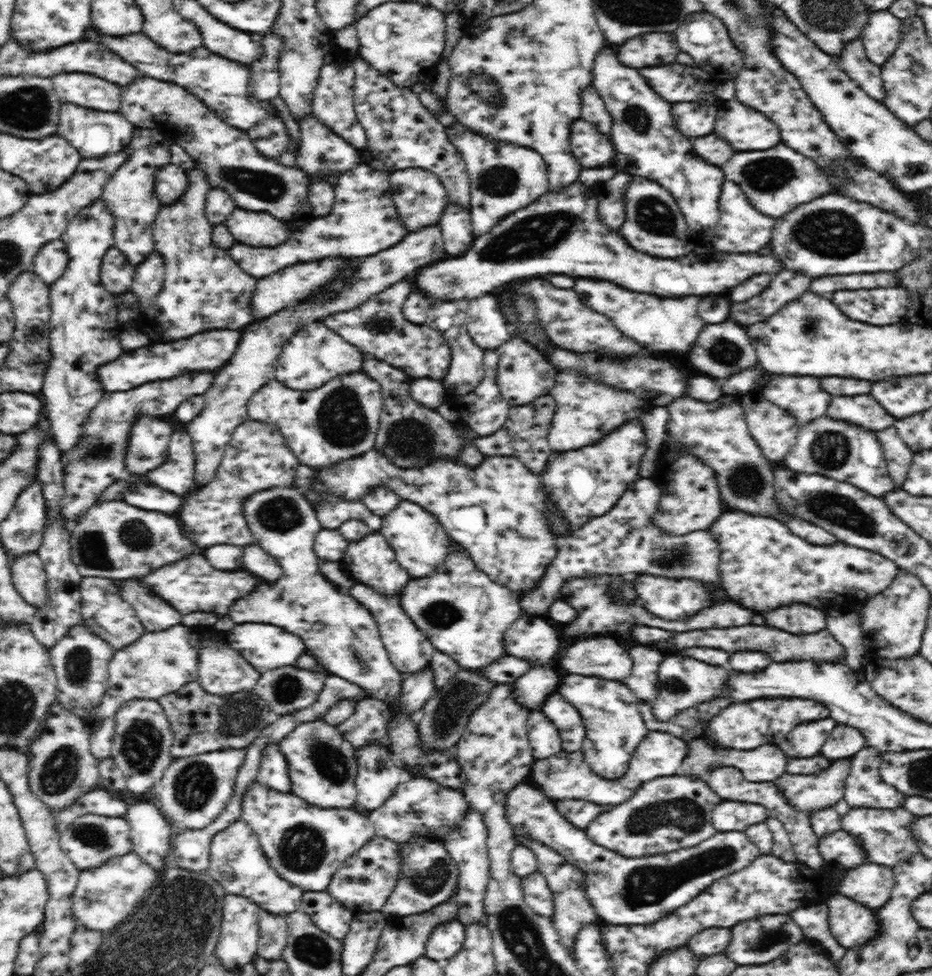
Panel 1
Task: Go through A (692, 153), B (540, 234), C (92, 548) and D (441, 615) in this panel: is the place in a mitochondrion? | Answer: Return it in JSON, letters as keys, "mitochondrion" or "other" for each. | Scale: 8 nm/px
{"A":"other","B":"mitochondrion","C":"mitochondrion","D":"mitochondrion"}

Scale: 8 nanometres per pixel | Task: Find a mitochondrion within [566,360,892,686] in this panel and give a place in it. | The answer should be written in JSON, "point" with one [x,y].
{"point":[831,449]}

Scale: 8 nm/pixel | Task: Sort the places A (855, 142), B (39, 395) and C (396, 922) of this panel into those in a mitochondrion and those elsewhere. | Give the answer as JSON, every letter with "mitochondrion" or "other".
{"A":"other","B":"other","C":"other"}

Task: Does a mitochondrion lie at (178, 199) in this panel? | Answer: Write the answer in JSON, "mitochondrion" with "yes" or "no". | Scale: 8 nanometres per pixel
{"mitochondrion":"no"}

